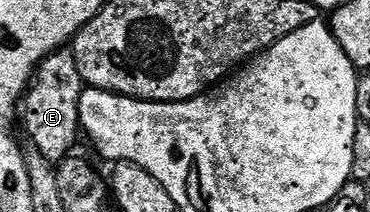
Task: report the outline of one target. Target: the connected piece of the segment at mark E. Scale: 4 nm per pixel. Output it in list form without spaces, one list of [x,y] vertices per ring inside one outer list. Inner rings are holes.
[[[65,47],[40,61],[32,83],[22,98],[22,125],[32,136],[31,148],[50,162],[59,163],[73,152],[76,136],[81,136],[80,100],[85,91],[71,48]]]

